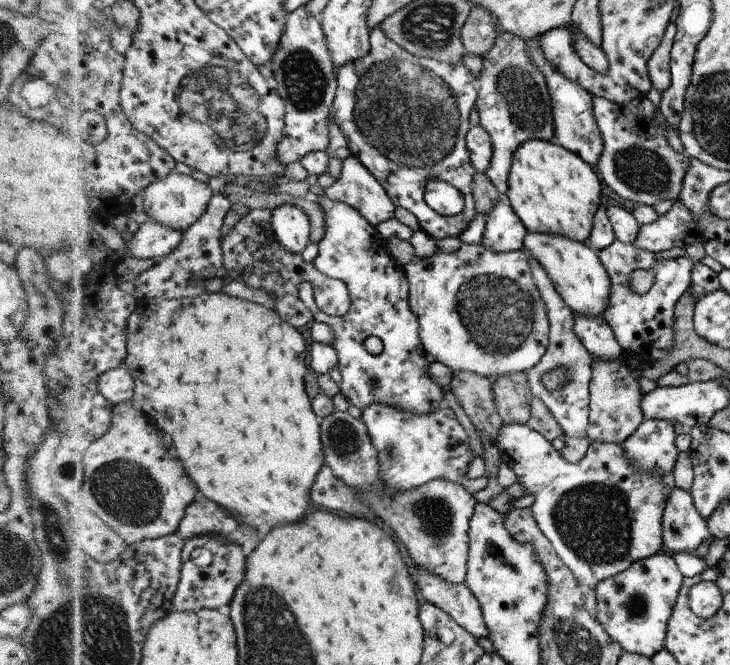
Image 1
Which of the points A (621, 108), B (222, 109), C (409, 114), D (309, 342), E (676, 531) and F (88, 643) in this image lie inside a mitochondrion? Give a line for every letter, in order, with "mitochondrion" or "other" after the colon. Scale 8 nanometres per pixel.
A: other
B: mitochondrion
C: mitochondrion
D: other
E: mitochondrion
F: mitochondrion

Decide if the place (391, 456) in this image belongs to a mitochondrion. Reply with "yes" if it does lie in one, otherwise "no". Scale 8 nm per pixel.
yes

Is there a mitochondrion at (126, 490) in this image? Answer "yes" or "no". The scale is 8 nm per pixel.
yes

